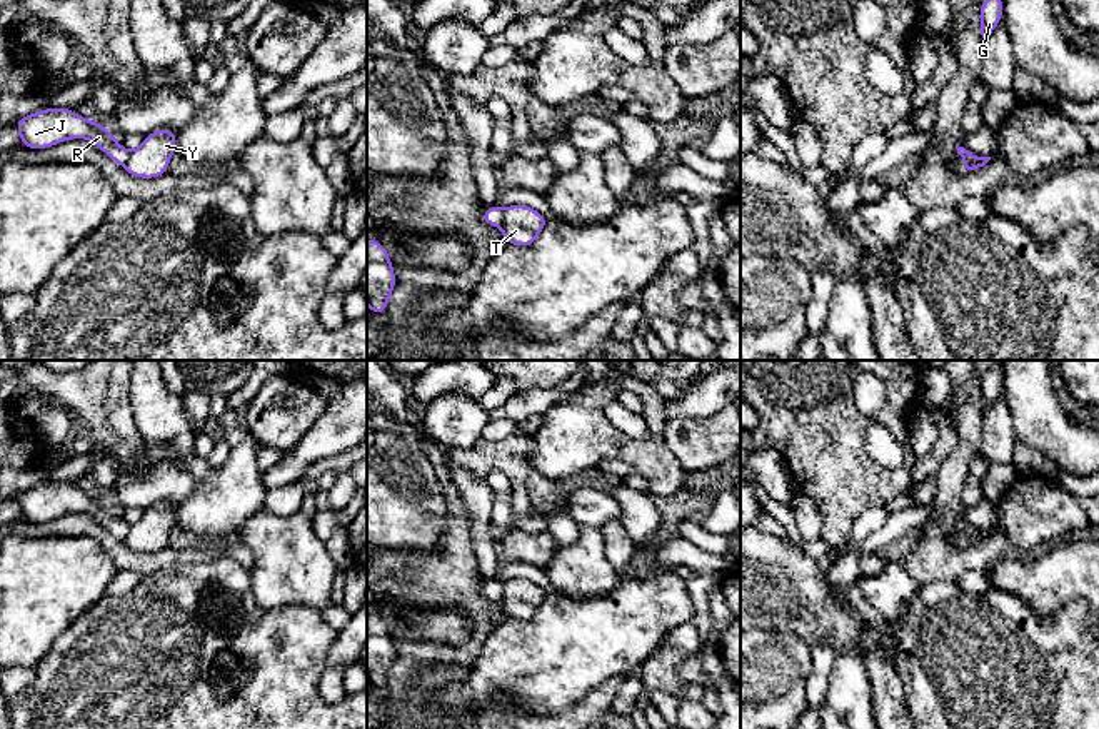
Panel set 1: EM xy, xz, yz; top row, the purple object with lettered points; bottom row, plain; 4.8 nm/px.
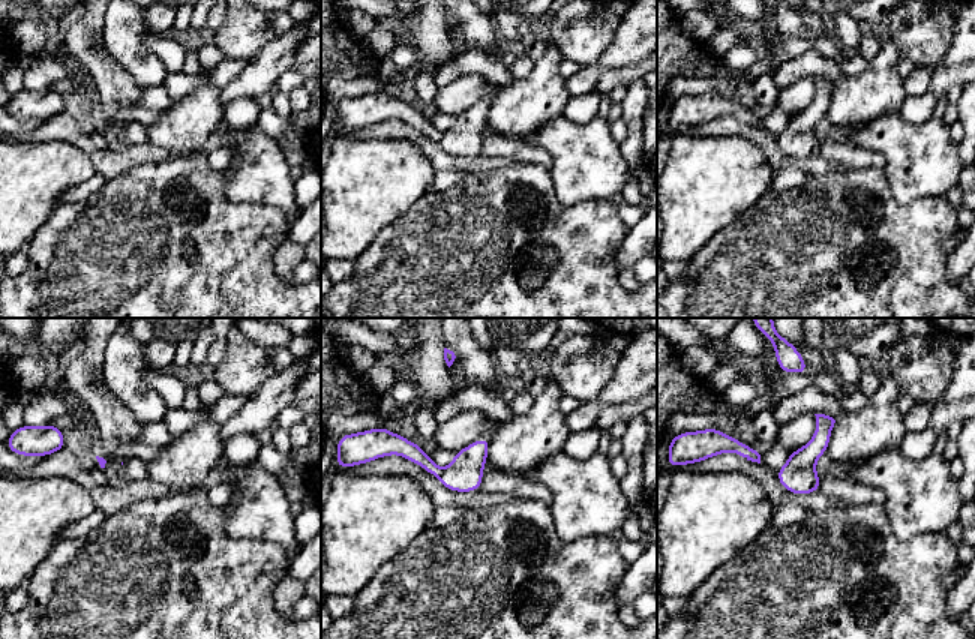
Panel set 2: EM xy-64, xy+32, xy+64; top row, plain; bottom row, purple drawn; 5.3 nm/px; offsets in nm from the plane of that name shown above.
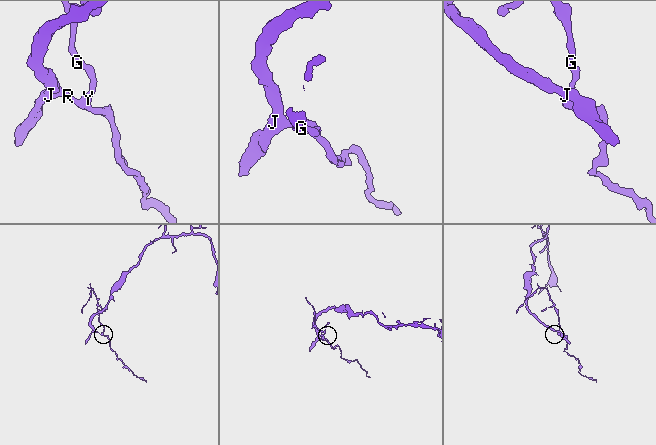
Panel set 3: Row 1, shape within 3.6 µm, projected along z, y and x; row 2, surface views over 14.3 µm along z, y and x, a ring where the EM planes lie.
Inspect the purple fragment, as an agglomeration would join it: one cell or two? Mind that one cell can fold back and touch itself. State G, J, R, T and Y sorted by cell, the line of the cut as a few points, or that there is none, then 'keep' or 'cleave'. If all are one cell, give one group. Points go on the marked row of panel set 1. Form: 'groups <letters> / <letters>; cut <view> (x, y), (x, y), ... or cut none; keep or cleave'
groups G T Y / J R; cut xz (502, 207), (502, 219), (499, 222); cleave

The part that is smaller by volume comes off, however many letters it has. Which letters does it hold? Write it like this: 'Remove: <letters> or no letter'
Remove: G, T, Y

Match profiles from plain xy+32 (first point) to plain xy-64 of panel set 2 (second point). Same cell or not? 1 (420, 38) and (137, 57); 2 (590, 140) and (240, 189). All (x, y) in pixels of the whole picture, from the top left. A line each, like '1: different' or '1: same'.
1: different
2: same

